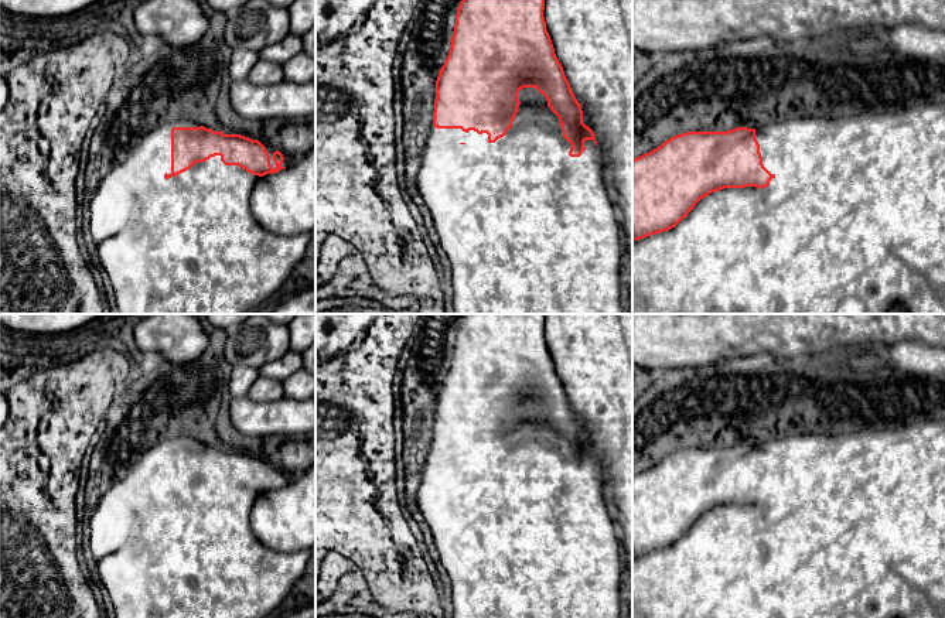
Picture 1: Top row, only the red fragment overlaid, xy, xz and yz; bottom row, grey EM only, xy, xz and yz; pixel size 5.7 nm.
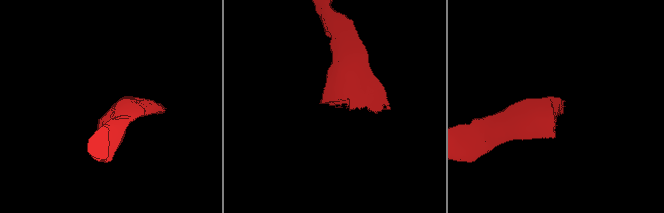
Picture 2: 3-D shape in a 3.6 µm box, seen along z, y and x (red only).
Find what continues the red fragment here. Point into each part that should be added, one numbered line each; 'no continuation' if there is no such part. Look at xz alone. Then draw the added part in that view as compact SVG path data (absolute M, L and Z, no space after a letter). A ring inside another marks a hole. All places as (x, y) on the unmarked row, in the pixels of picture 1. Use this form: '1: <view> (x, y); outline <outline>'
1: xz (519, 536); outline M523 404L518 410L518 416L519 416L521 421L519 421L518 430L512 438L512 444L506 448L506 451L504 454L498 455L495 460L488 458L487 450L478 451L474 447L470 447L468 450L465 450L461 445L431 444L429 448L429 453L426 455L424 468L422 471L420 484L419 484L417 492L416 492L417 505L431 530L440 561L441 561L443 567L446 569L446 571L448 573L448 578L451 581L453 618L620 618L620 608L621 608L620 578L621 578L622 559L620 554L618 532L614 526L611 516L608 515L608 509L605 506L604 496L603 496L600 465L596 462L596 460L593 457L586 457L584 458L586 467L581 470L581 472L570 474L569 468L572 465L572 461L563 454L559 434L547 423L546 414L535 404Z

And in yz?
1: yz (856, 529); outline M922 420L893 430L862 430L845 436L791 436L755 445L764 484L775 494L765 505L724 505L702 515L675 544L632 557L632 618L945 618L945 420Z

